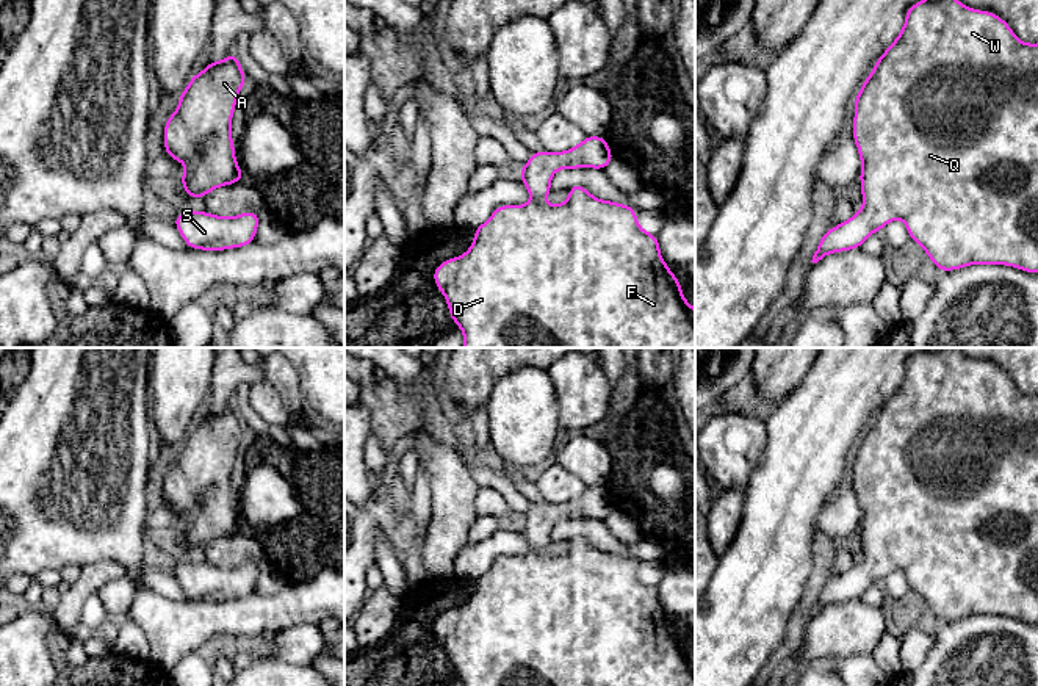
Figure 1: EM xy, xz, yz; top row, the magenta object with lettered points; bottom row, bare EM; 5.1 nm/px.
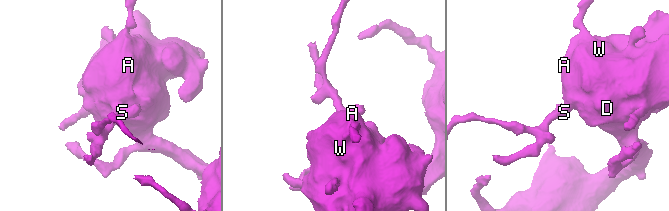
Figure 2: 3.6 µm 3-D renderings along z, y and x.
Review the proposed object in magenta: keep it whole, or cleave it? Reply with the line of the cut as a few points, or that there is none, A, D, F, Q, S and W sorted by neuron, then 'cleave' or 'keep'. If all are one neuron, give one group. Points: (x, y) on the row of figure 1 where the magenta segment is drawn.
cut none; groups A D F Q S W; keep

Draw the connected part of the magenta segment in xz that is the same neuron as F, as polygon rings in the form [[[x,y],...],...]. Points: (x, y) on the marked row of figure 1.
[[[586,136],[578,146],[564,152],[532,152],[518,174],[532,200],[523,205],[498,205],[492,216],[473,230],[474,240],[463,255],[438,263],[432,279],[448,302],[451,320],[463,332],[463,348],[695,348],[695,309],[686,301],[681,283],[662,260],[659,238],[639,226],[634,207],[601,200],[578,183],[570,186],[565,202],[550,205],[543,200],[553,191],[550,180],[559,169],[606,169],[612,160],[606,136]]]

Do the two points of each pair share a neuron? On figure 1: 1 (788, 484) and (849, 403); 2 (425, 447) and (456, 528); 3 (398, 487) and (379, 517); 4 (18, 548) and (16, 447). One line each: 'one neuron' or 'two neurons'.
1: one neuron
2: one neuron
3: two neurons
4: one neuron

